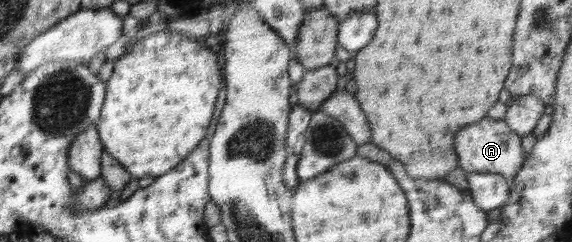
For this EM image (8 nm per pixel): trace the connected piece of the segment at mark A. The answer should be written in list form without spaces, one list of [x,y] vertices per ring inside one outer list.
[[[484,119],[476,125],[466,125],[460,135],[456,135],[456,156],[458,167],[466,174],[470,173],[498,173],[510,180],[520,171],[524,165],[527,154],[522,148],[521,137],[510,129],[510,126],[502,120]]]

